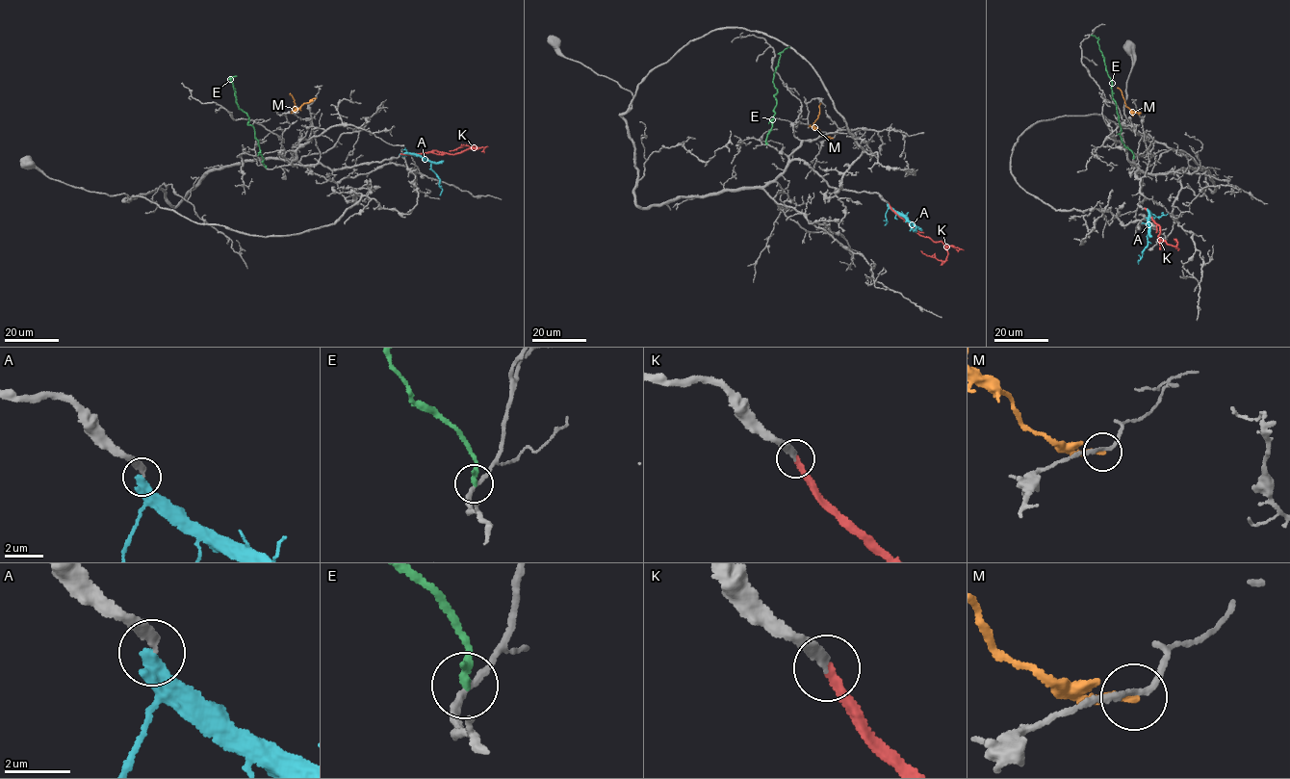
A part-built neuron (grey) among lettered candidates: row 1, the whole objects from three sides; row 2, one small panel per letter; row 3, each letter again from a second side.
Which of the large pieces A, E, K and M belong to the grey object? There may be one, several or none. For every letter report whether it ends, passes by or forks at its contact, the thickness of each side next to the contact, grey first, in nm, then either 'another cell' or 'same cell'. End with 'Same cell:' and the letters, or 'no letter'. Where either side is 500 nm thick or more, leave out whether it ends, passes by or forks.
A: it ends; calibres 260 and 460 nm; another cell
E: it ends; calibres 200 and 260 nm; another cell
K: it ends; calibres 280 and 280 nm; same cell
M: it ends; calibres 160 and 200 nm; another cell
Same cell: K

